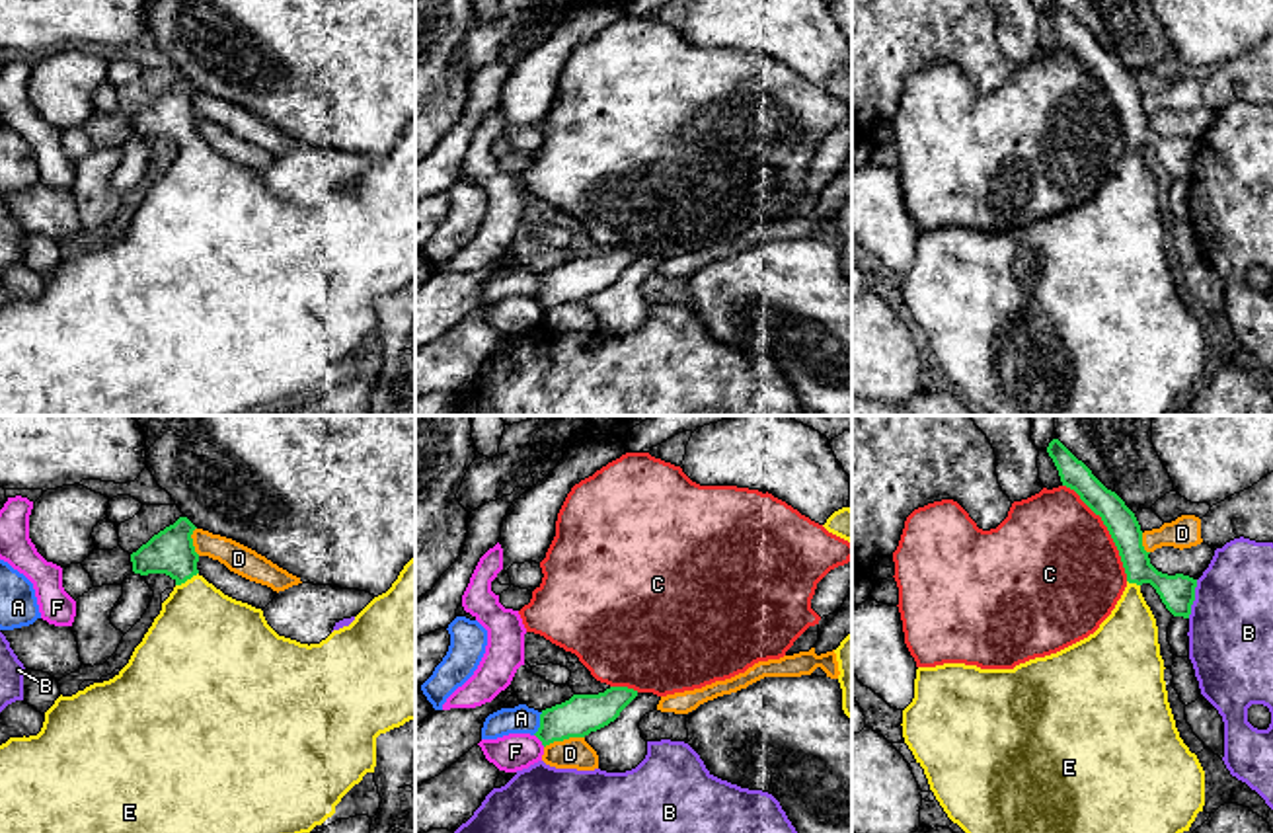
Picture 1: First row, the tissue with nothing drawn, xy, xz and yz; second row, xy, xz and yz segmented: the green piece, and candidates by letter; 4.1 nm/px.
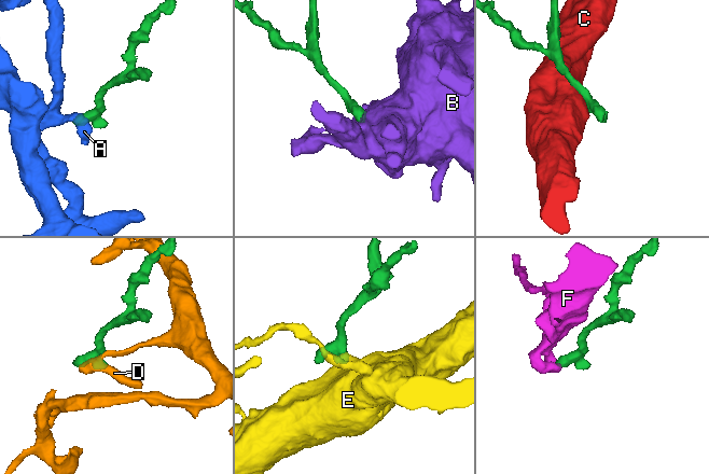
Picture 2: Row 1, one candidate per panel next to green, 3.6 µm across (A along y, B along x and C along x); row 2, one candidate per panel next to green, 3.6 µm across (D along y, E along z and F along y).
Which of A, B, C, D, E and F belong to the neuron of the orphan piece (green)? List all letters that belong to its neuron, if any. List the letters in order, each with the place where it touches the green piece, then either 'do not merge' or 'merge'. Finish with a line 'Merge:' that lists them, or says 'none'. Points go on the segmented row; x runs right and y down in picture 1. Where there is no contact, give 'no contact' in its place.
A: contact xz (540, 724); do not merge
B: contact yz (1194, 599); do not merge
C: contact yz (1108, 529); do not merge
D: contact xz (564, 738); do not merge
E: contact xy (186, 580); merge
F: contact xz (539, 738); do not merge
Merge: E

